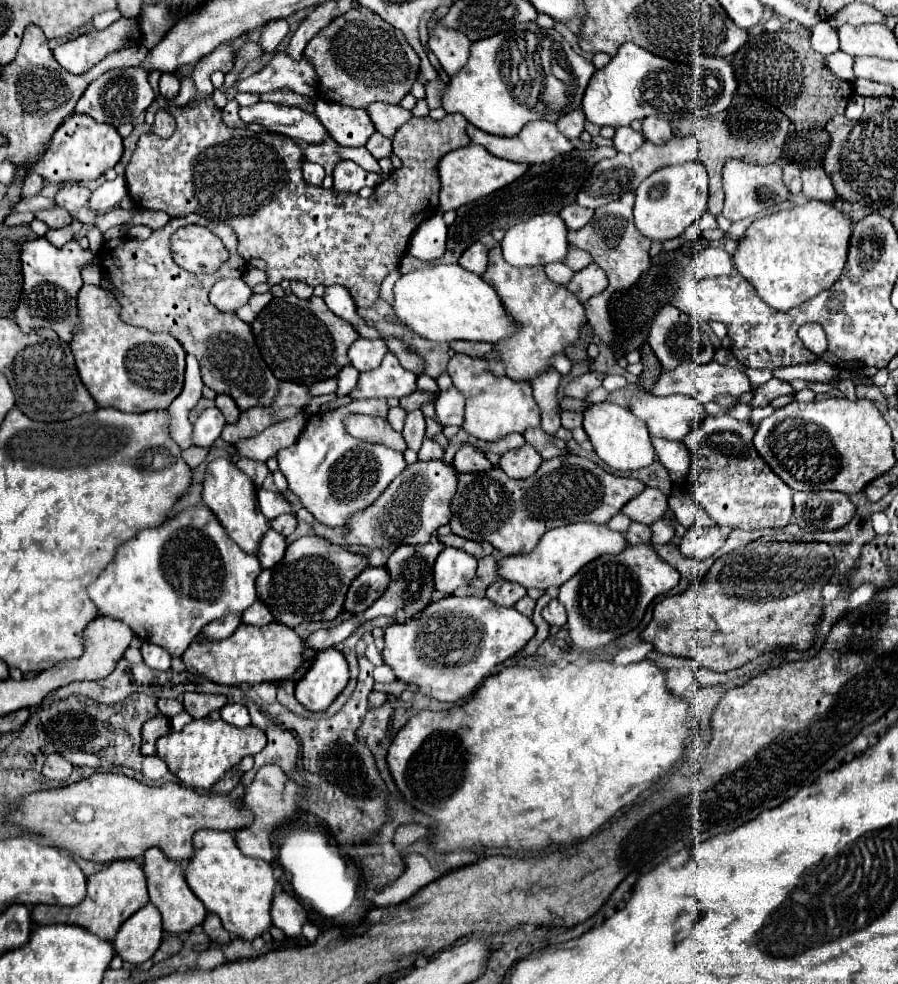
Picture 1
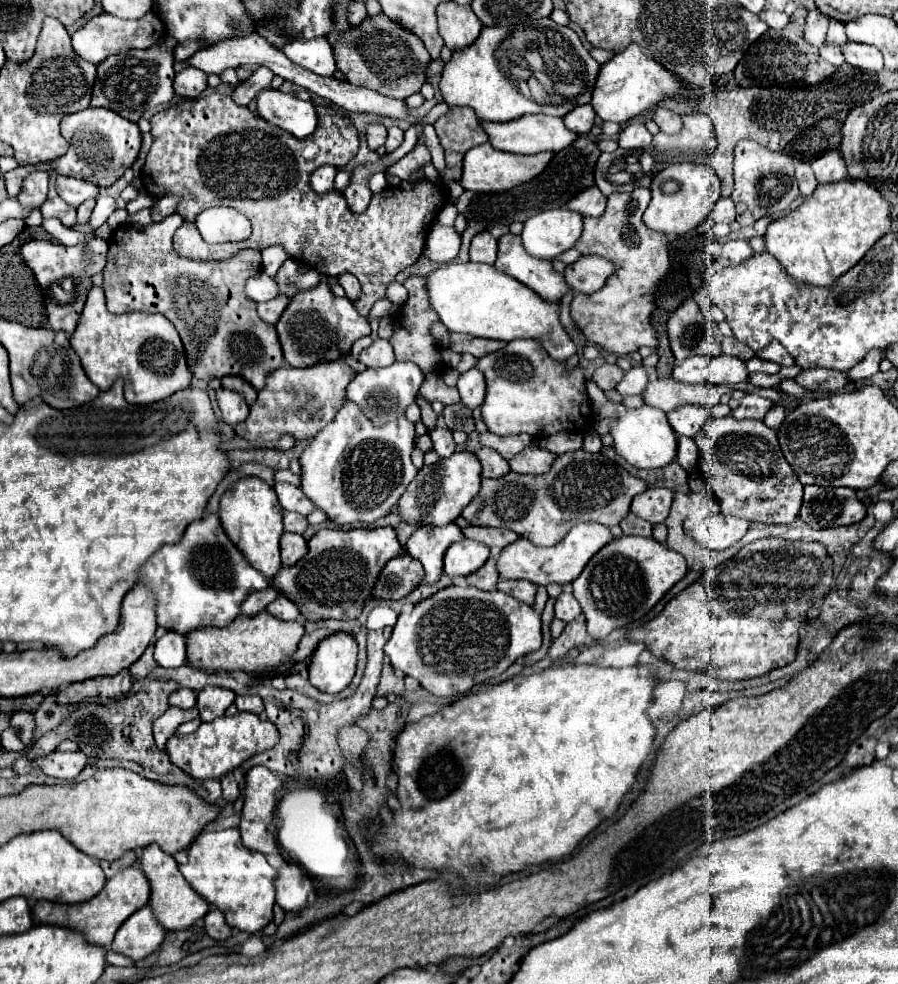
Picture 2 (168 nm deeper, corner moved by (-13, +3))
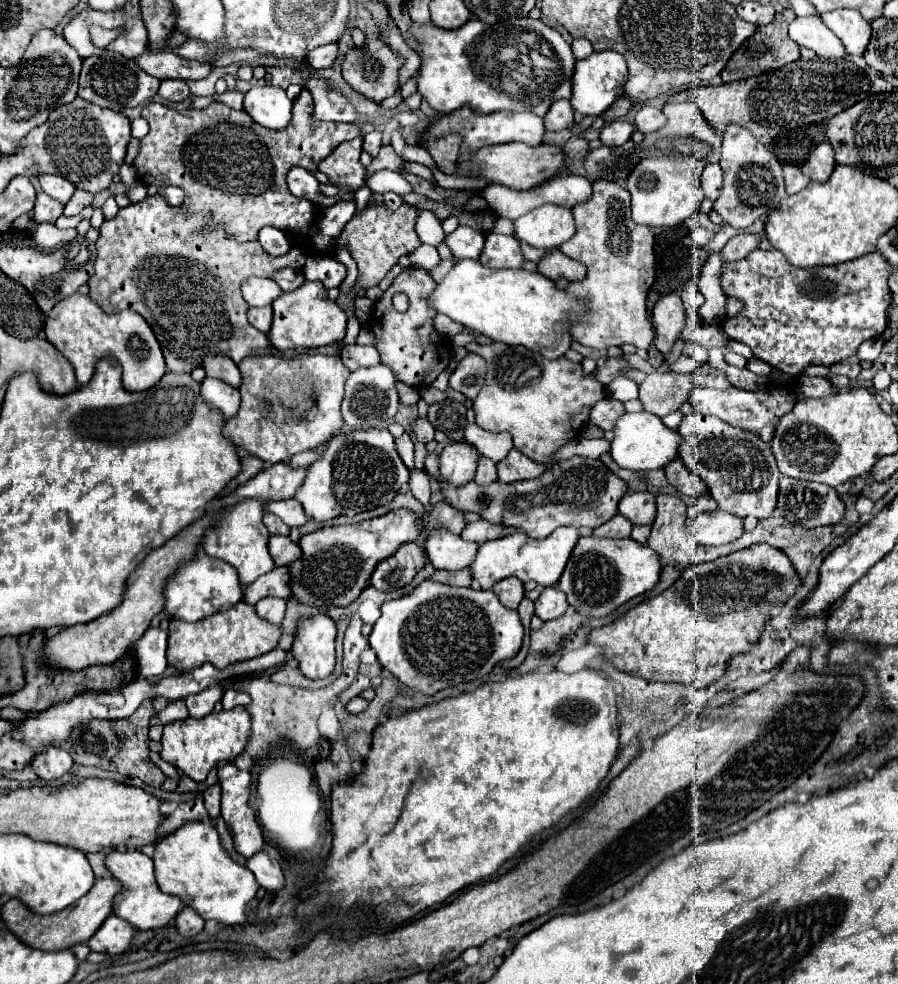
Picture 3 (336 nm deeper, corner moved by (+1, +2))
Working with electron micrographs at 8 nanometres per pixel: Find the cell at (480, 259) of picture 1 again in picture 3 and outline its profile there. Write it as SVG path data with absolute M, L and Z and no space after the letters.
M458 226L452 234L446 236L446 246L458 260L464 260L464 258L478 260L484 248L484 234L470 226Z

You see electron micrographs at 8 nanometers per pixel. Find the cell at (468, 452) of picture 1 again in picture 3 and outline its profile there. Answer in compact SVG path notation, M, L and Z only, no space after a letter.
M482 456L474 482L480 484L480 486L486 486L486 484L492 484L494 480L498 480L498 476L496 476L496 464L492 460L488 460L488 458Z

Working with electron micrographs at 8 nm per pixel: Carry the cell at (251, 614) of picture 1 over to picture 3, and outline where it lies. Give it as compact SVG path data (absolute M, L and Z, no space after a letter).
M262 598L256 602L256 614L264 620L268 620L270 624L280 624L284 618L284 610L286 610L286 602L280 598Z

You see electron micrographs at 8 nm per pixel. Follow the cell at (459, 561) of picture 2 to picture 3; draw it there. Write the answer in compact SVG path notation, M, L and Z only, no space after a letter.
M428 528L426 554L436 570L460 570L474 562L478 552L476 542L466 542L458 534L440 528Z

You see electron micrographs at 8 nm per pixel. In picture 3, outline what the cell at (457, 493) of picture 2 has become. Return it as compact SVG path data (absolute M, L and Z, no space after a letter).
M450 442L440 454L440 474L454 486L464 486L476 474L480 452L468 442Z

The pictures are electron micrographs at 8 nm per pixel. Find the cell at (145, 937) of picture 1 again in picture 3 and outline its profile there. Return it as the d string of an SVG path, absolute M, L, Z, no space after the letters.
M110 914L104 920L104 924L92 934L92 938L86 942L86 946L90 946L90 950L102 952L102 954L112 954L112 956L122 954L130 946L134 932L136 930L132 928L132 924L118 918L116 914Z

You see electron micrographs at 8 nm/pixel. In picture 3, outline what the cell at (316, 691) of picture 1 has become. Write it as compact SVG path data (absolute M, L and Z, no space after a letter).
M316 614L298 620L290 652L308 678L326 678L334 670L334 638L336 624L330 616Z

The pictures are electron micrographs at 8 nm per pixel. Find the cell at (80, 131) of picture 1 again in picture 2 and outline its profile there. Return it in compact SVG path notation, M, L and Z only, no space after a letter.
M88 107L74 115L66 115L62 119L62 137L70 143L68 151L62 157L48 163L40 163L40 165L16 167L14 171L4 175L6 191L10 197L18 197L24 177L36 169L54 171L58 175L70 175L76 179L86 179L98 187L110 187L136 161L138 151L140 151L140 141L142 141L136 123L120 119L118 113L102 109L102 107Z

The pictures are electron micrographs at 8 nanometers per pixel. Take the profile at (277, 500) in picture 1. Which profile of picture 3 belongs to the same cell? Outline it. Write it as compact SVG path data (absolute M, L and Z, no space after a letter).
M294 498L280 500L280 502L268 502L266 510L280 516L284 520L284 524L288 524L290 528L294 528L294 526L300 528L300 526L304 526L308 522L302 504L298 500L294 500Z

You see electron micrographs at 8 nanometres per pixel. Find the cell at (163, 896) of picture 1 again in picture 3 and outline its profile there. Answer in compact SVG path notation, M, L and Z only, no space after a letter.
M112 850L104 862L106 862L106 868L112 872L112 876L124 886L120 890L120 894L116 894L116 900L112 906L114 914L128 920L136 930L162 928L182 910L180 898L168 896L158 888L158 884L154 880L152 858L148 858L140 850Z

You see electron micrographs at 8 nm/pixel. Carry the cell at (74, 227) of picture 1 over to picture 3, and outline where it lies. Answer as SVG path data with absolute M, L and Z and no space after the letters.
M76 190L74 196L68 200L66 208L64 208L64 214L66 216L78 216L86 206L92 204L92 194L90 192L84 192L84 190Z

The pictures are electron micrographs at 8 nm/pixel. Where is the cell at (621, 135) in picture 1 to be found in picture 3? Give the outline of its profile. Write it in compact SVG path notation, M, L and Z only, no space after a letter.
M614 120L600 130L600 140L604 146L620 146L630 140L634 126L626 120Z

